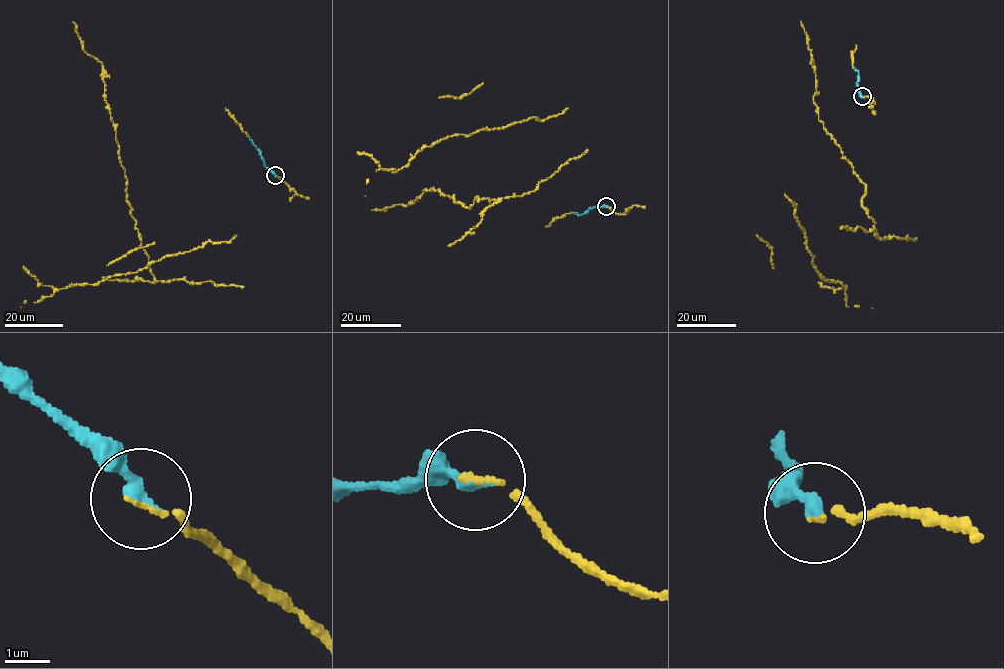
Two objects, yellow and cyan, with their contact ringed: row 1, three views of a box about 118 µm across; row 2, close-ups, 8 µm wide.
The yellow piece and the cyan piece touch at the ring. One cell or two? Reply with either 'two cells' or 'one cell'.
one cell

